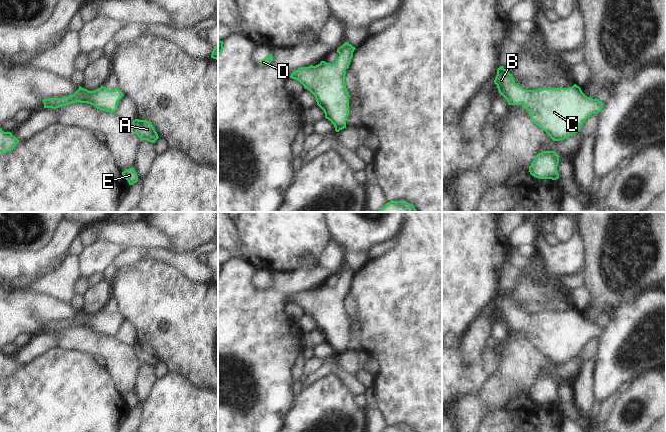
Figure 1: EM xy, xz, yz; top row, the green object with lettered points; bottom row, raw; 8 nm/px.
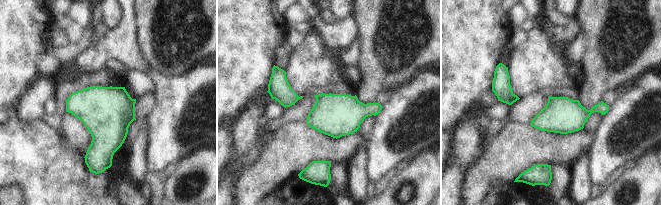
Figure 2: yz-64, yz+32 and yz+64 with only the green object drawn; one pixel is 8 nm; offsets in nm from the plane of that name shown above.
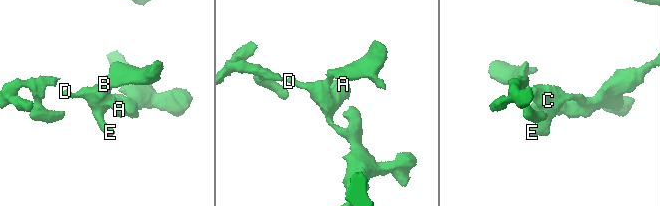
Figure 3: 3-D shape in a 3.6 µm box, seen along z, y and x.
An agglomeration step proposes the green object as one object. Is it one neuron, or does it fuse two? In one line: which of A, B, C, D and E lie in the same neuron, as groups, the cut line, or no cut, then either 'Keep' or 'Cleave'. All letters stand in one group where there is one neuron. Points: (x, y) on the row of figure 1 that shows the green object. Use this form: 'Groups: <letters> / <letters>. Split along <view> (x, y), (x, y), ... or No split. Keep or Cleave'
Groups: A B C D E. No split. Keep

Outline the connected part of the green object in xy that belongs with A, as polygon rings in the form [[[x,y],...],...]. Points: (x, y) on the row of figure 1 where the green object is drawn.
[[[135,119],[132,121],[135,133],[141,140],[146,140],[152,143],[159,138],[151,122],[147,120]]]

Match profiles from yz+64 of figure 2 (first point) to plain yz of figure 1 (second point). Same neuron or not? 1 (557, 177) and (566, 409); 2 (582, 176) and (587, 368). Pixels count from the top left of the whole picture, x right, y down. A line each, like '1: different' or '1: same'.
1: different
2: same

